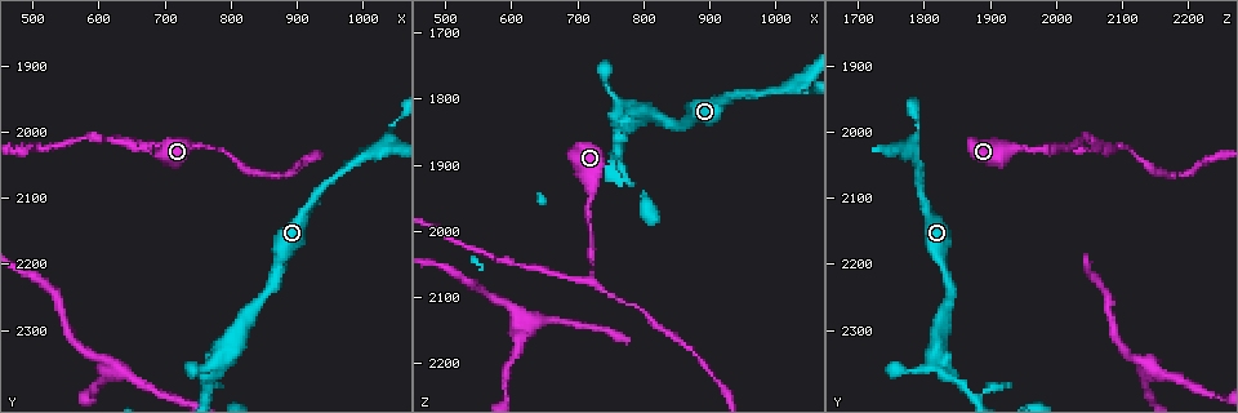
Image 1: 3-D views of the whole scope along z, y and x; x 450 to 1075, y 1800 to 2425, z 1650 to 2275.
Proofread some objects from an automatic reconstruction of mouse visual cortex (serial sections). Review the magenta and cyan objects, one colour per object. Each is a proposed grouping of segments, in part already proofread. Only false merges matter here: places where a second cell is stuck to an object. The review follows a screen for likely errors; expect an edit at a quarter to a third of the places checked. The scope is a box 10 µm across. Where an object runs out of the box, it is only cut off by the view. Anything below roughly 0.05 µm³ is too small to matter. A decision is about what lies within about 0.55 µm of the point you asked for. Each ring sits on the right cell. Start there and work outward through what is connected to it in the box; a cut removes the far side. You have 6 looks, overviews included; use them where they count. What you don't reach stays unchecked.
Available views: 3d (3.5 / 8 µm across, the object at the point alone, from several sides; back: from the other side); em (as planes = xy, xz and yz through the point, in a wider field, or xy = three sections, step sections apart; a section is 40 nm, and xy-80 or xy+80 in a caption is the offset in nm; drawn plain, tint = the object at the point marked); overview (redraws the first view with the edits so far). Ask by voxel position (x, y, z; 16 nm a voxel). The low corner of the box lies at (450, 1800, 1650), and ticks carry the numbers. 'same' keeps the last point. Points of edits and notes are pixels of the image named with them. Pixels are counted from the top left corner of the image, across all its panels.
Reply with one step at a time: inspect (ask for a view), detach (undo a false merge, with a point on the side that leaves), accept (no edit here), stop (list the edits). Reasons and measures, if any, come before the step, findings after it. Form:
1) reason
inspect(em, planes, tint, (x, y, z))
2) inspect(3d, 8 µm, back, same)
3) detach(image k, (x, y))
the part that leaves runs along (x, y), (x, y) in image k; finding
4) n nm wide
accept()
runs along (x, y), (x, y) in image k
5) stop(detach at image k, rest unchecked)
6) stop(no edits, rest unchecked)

sudden change in width
inspect(3d, 3.5 µm, (770, 2385, 1860))

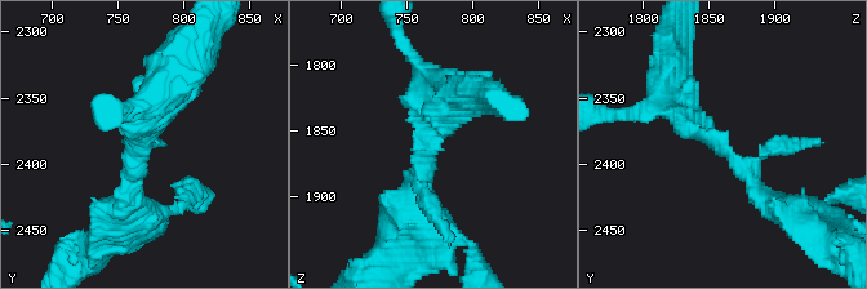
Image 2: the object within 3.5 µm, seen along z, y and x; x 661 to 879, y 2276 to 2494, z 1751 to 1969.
inspect(em, planes, tint, (770, 2388, 1858))

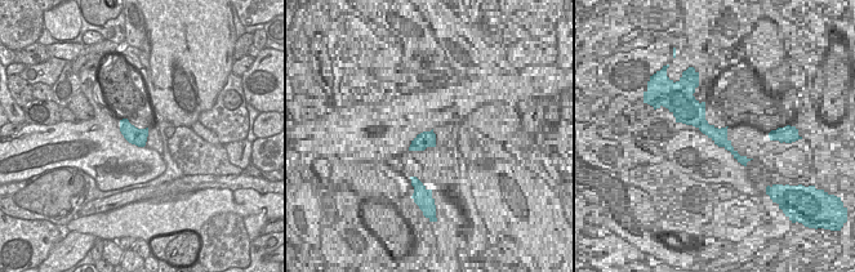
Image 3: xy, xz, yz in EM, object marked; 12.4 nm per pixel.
accept()
runs along (671, 83), (741, 165), (786, 146) in image 2; continuous, no second cell

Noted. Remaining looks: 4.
narrows sharply
inspect(3d, 3.5 µm, (725, 2030, 2070))

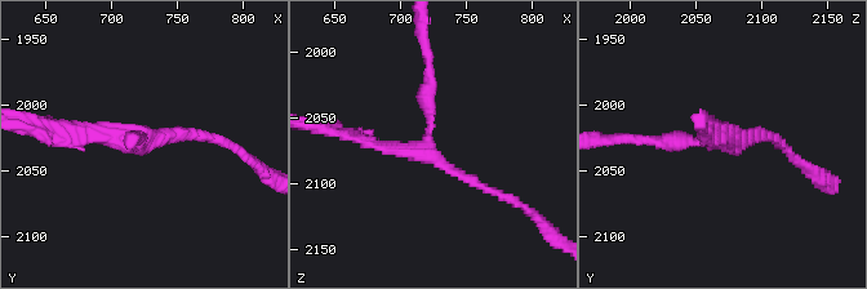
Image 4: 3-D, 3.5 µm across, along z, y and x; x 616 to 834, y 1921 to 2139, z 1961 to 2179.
inspect(em, xy, step 1, tint, (722, 2028, 2070))

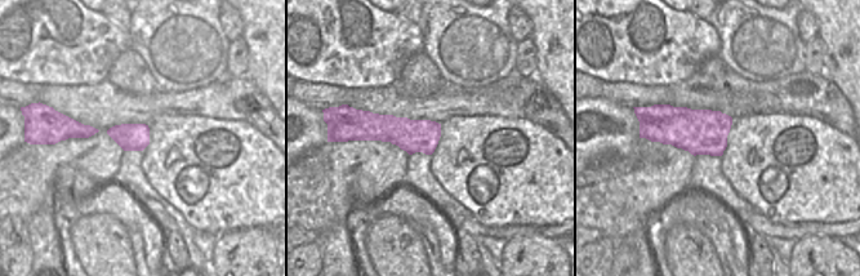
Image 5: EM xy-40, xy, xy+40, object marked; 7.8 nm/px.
260 nm wide
accept()
runs along (428, 59), (428, 146), (345, 133) in image 4; continuous, no second cell

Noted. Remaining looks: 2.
three arms meet
inspect(3d, 3.5 µm, (1015, 2025, 1785))

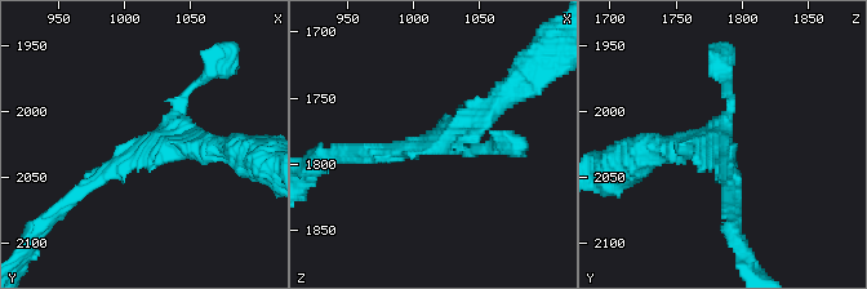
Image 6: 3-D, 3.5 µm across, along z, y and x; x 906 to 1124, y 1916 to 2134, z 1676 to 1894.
3 arms; arms of 150, 200, 300 nm; now the EM
inspect(em, xy, step 5, tint, (1016, 2026, 1784))

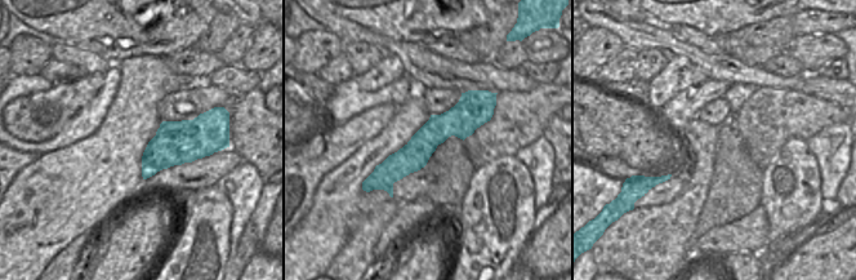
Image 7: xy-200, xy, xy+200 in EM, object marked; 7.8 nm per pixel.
accept()
runs along (363, 152), (430, 146), (508, 93) in image 6; one cell here

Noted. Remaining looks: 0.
stop(no edits, rest unchecked)

